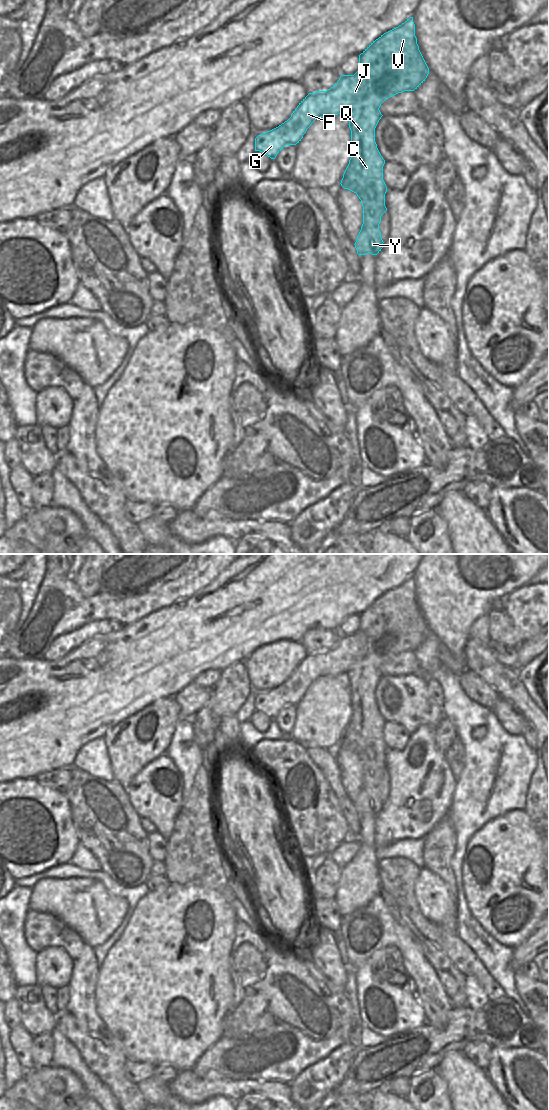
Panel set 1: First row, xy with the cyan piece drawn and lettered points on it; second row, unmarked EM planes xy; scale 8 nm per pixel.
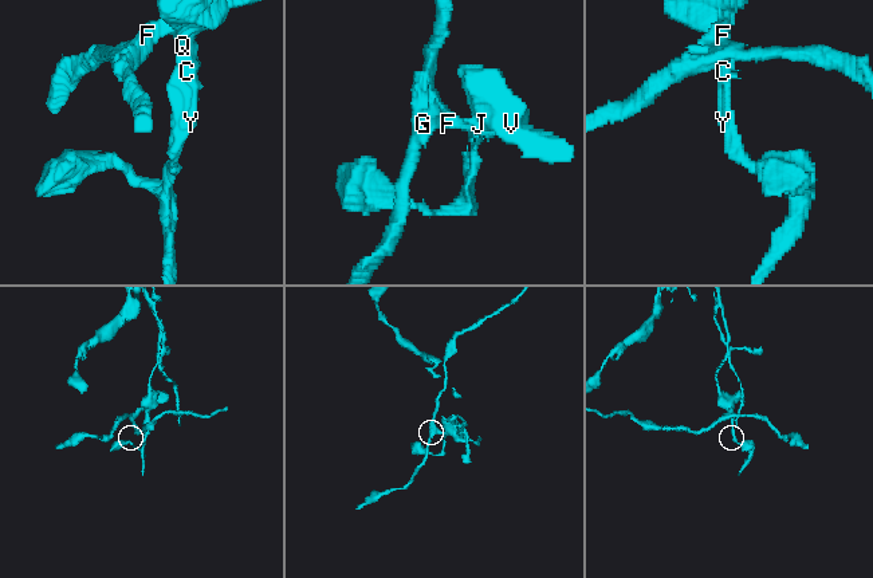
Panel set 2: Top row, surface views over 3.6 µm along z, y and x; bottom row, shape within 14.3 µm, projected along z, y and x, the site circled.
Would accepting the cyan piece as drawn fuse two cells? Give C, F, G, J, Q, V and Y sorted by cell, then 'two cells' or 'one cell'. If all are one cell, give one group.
C F J Q V Y / G; two cells

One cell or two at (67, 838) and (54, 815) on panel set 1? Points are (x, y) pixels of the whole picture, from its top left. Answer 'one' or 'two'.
one

